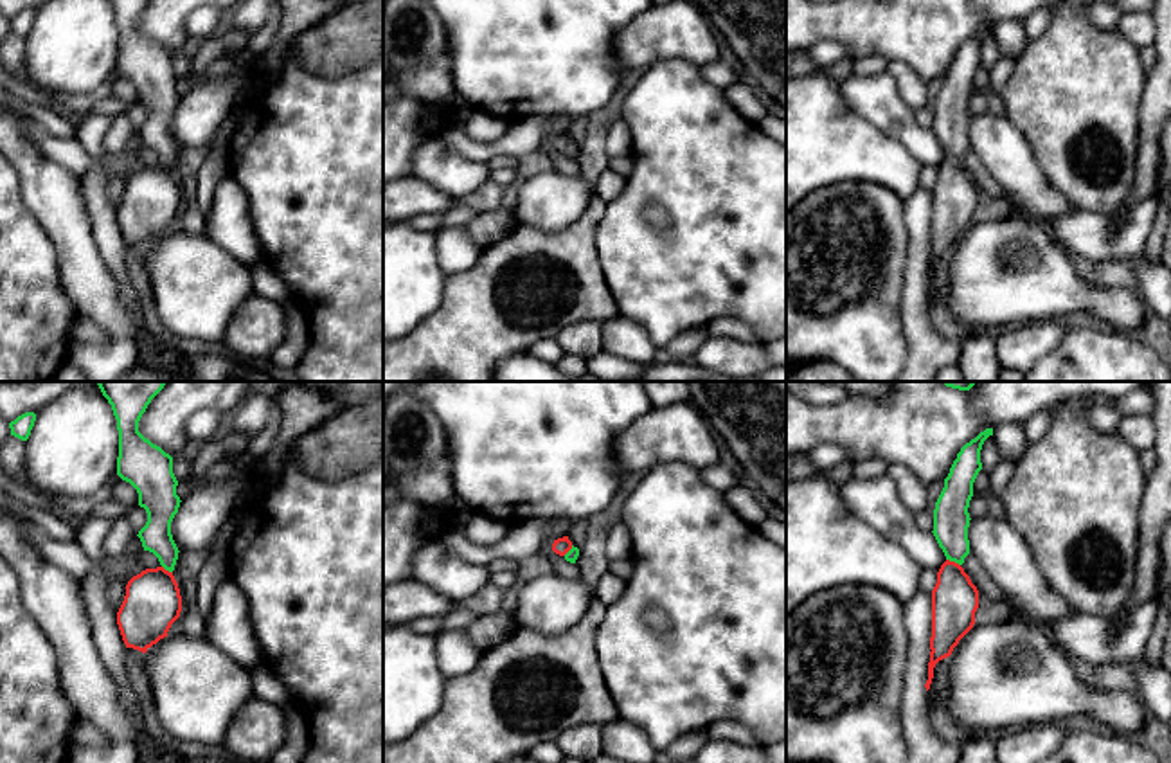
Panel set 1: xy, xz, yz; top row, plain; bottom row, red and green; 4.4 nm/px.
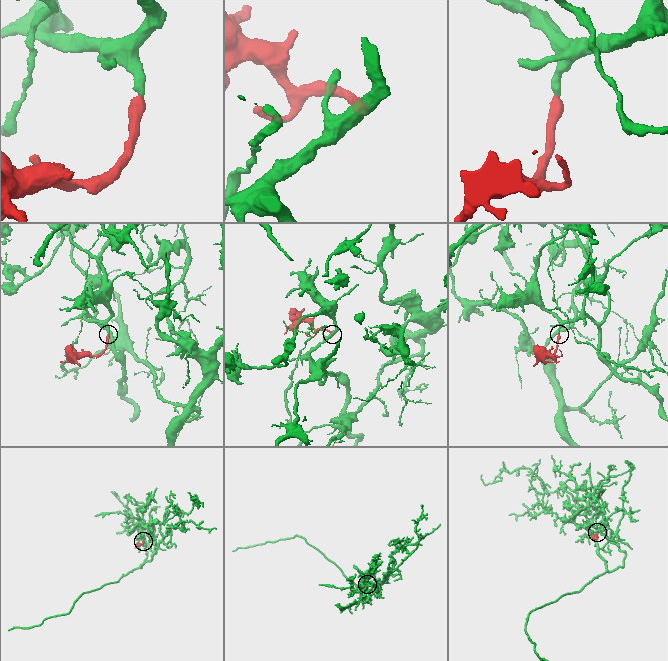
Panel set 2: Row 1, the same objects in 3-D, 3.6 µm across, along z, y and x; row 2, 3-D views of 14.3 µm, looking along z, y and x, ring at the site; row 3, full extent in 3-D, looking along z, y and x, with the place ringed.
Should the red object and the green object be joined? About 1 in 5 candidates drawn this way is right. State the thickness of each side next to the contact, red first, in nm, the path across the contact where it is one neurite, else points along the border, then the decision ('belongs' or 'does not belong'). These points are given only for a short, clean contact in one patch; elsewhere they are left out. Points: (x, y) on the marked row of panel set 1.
calibres 200 and 160 nm; way yz (954, 598), (954, 562), (950, 517); belongs

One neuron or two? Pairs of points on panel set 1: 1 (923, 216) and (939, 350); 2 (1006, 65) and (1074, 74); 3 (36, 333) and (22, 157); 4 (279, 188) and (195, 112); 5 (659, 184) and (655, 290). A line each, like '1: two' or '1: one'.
1: one
2: two
3: two
4: two
5: one

